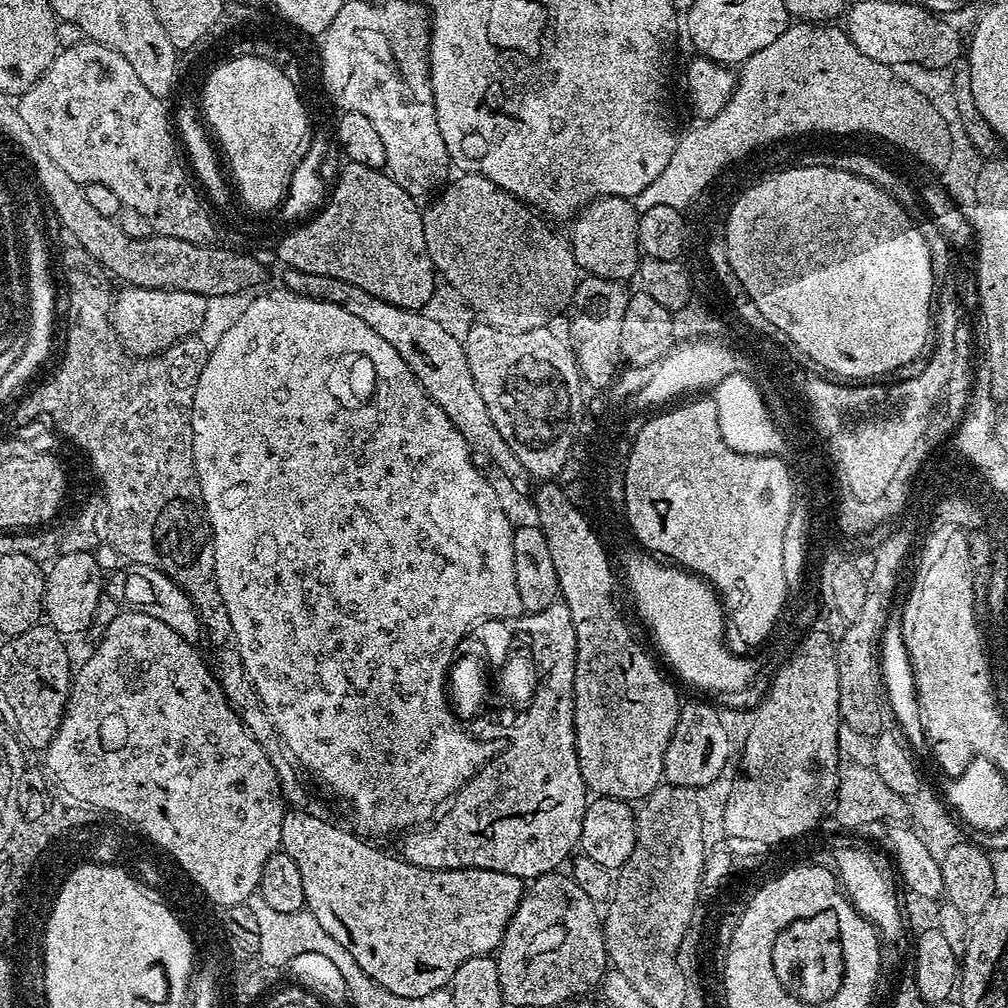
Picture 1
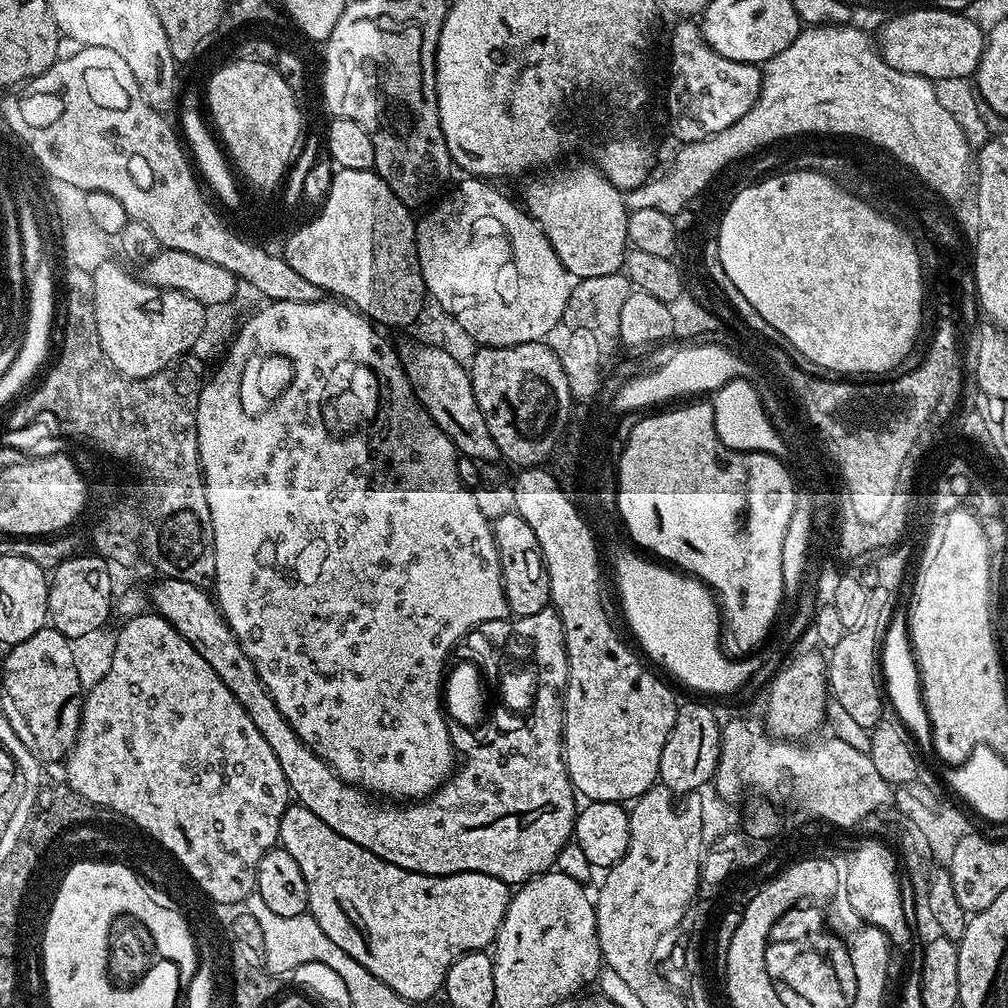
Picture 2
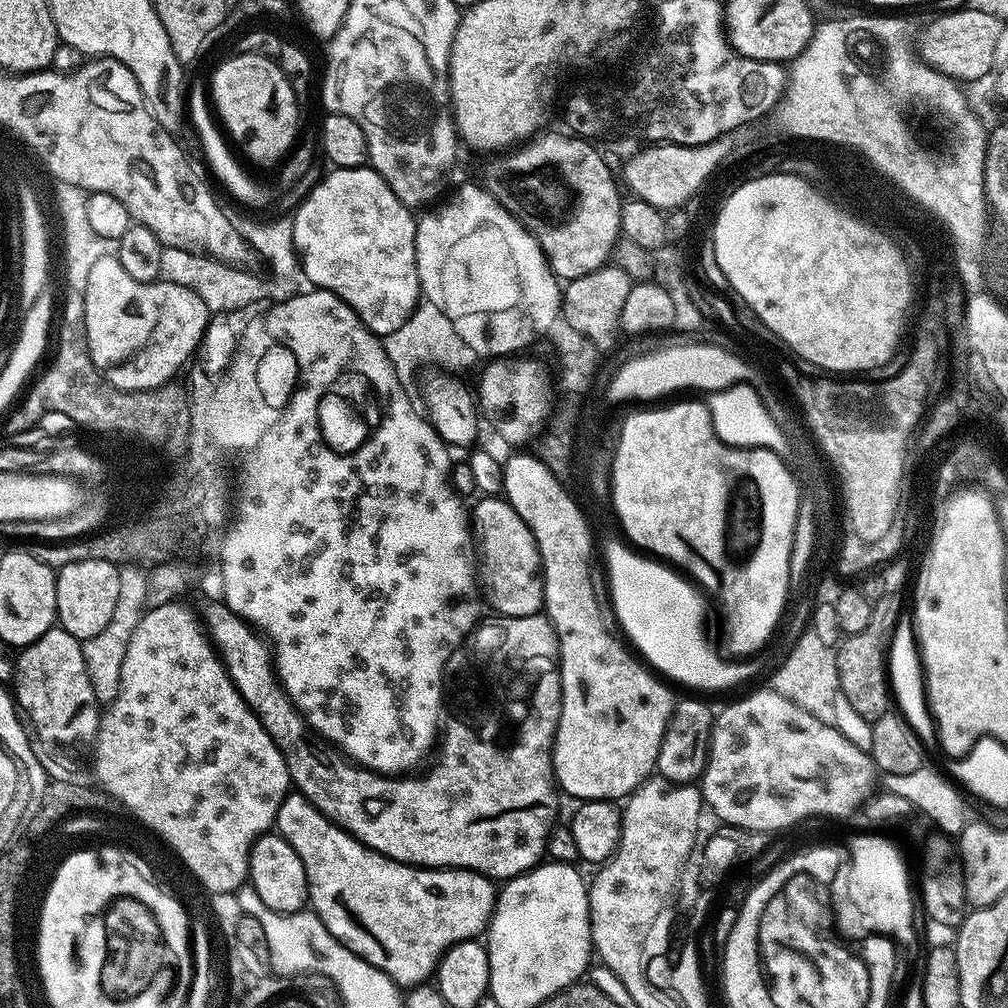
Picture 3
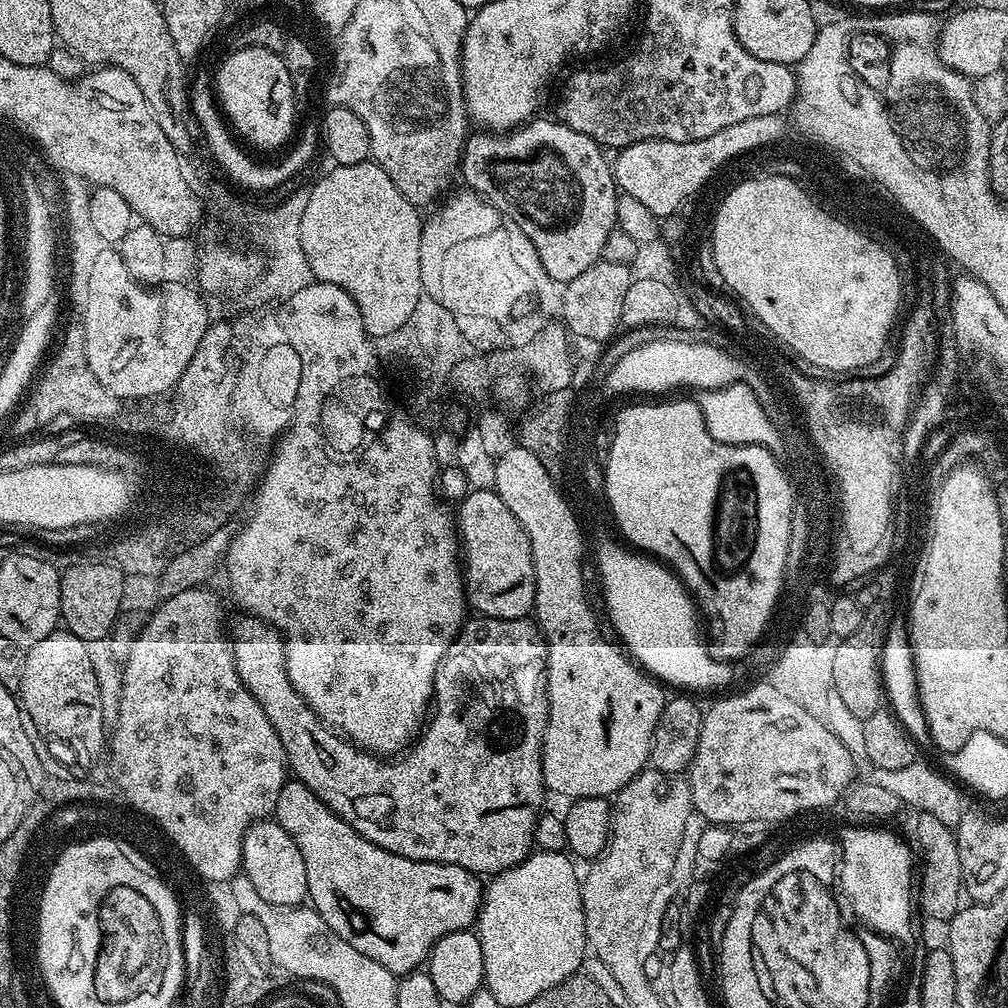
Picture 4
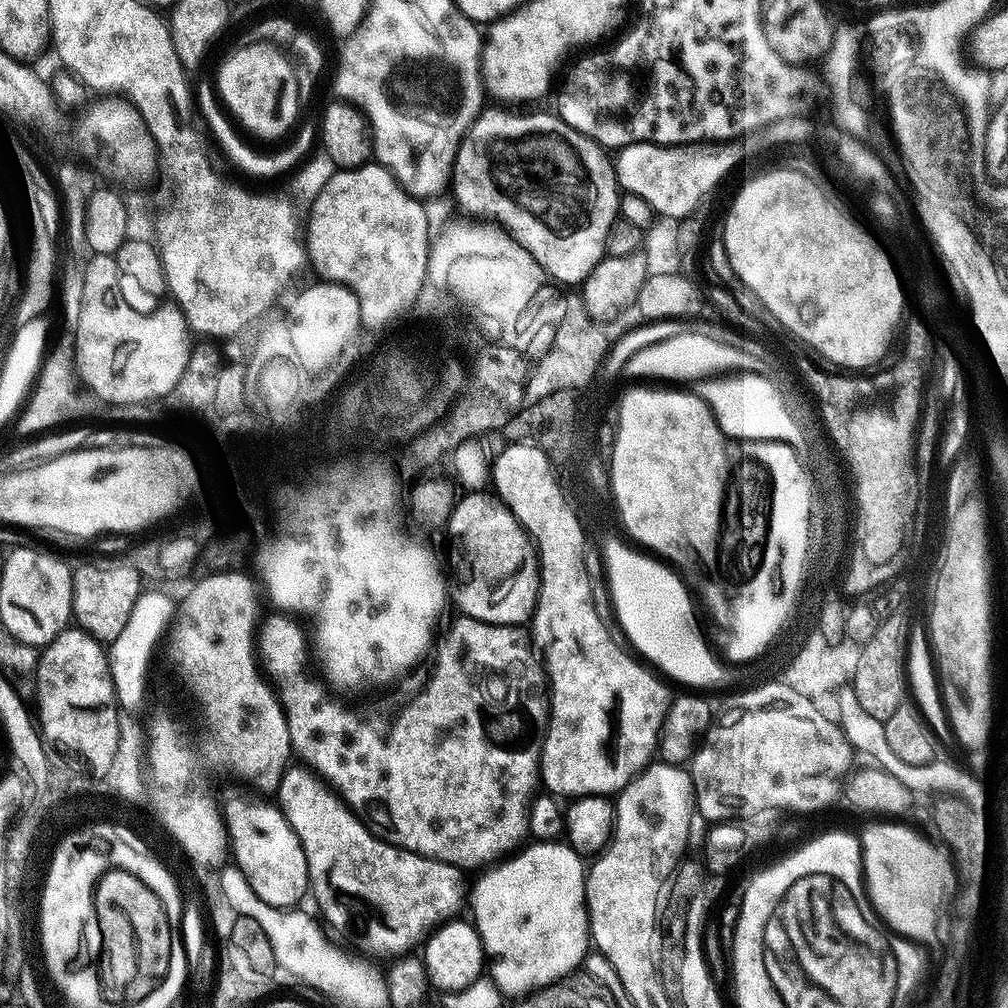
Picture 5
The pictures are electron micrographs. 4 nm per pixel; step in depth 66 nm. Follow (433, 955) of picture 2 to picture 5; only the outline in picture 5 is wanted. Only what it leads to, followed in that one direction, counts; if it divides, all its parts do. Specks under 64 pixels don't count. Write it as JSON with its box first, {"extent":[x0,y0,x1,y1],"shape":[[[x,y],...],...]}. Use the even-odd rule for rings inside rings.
{"extent":[274,767,466,958],"shape":[[[307,767],[285,768],[280,785],[276,787],[274,800],[281,814],[290,822],[294,834],[298,834],[302,842],[308,867],[310,896],[311,899],[316,899],[316,904],[320,907],[319,915],[326,924],[328,919],[329,929],[352,932],[352,940],[361,948],[357,948],[361,953],[372,958],[407,957],[413,951],[411,948],[419,949],[440,925],[447,924],[449,920],[461,915],[460,907],[463,904],[465,907],[466,904],[465,873],[461,869],[380,840],[355,812]]]}

